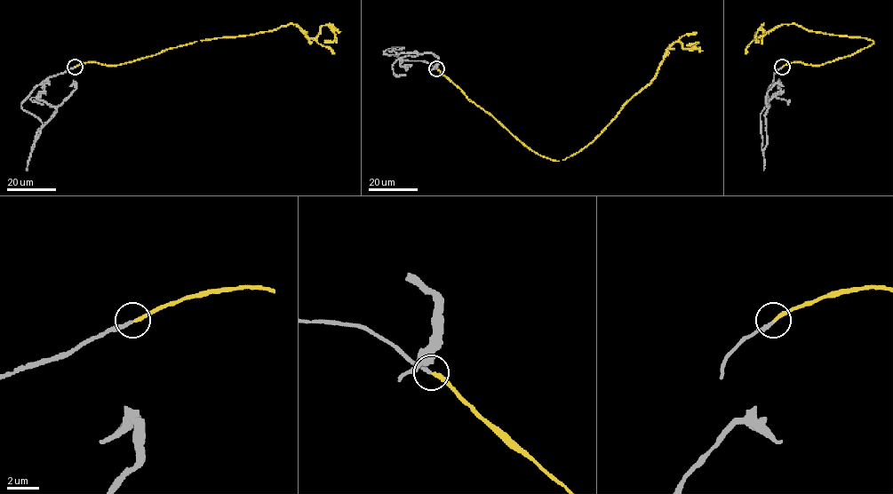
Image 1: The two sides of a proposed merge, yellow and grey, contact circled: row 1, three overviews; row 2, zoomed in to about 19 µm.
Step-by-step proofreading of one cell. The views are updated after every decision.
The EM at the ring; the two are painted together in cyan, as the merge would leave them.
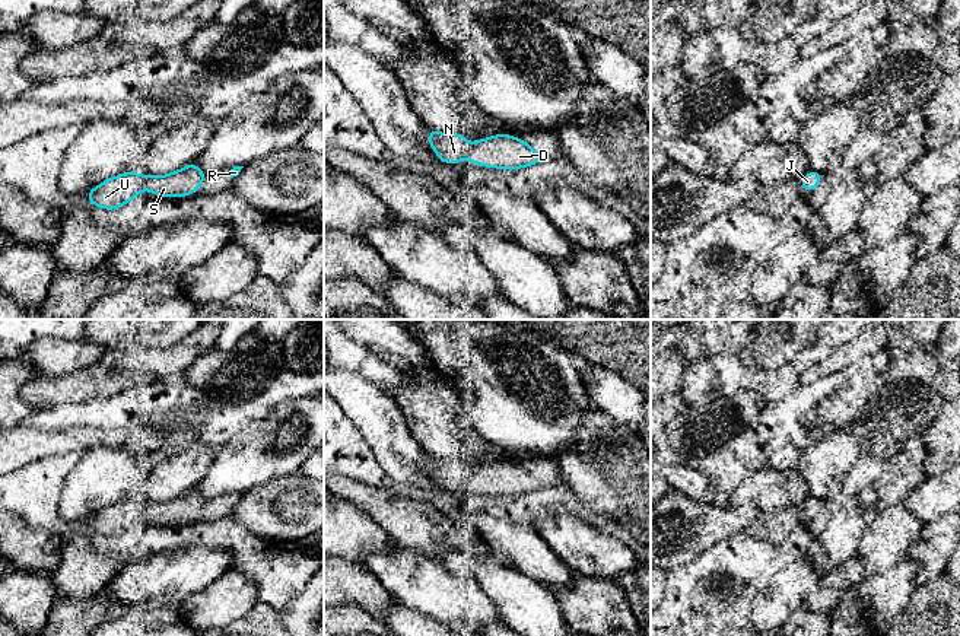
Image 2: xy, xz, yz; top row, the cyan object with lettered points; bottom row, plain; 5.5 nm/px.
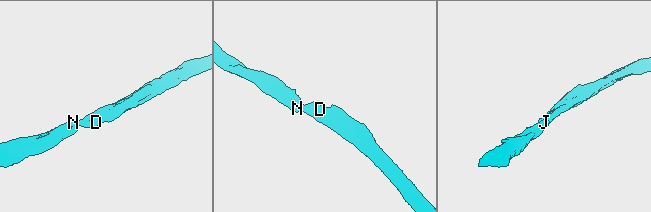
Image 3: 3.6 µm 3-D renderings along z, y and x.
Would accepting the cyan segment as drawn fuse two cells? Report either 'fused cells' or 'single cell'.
single cell

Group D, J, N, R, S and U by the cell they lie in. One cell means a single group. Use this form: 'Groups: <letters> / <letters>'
Groups: D J N R S U

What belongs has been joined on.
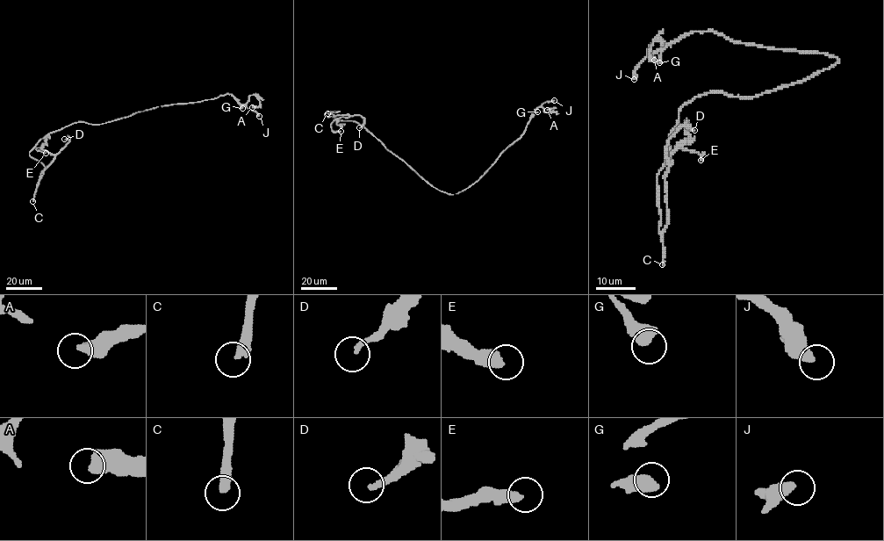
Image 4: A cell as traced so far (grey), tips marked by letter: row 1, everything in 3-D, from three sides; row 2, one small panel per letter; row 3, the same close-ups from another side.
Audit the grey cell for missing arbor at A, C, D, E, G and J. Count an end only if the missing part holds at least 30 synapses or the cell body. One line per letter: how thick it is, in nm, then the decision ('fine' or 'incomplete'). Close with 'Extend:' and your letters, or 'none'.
A: 480 nm thick; fine
C: 400 nm thick; fine
D: 200 nm thick; incomplete
E: 380 nm thick; fine
G: 550 nm thick; fine
J: 400 nm thick; fine
Extend: D

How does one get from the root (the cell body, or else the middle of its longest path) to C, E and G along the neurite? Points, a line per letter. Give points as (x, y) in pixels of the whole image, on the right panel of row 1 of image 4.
C: (769, 92), (742, 98), (712, 91), (679, 110), (678, 124), (669, 136), (669, 154), (657, 180), (662, 264)
E: (769, 92), (742, 98), (712, 91), (679, 110), (657, 180), (660, 232), (670, 155), (682, 147), (700, 160)
G: (769, 92), (806, 79), (838, 58), (738, 44), (712, 31), (697, 31), (670, 42), (661, 52), (659, 62)

